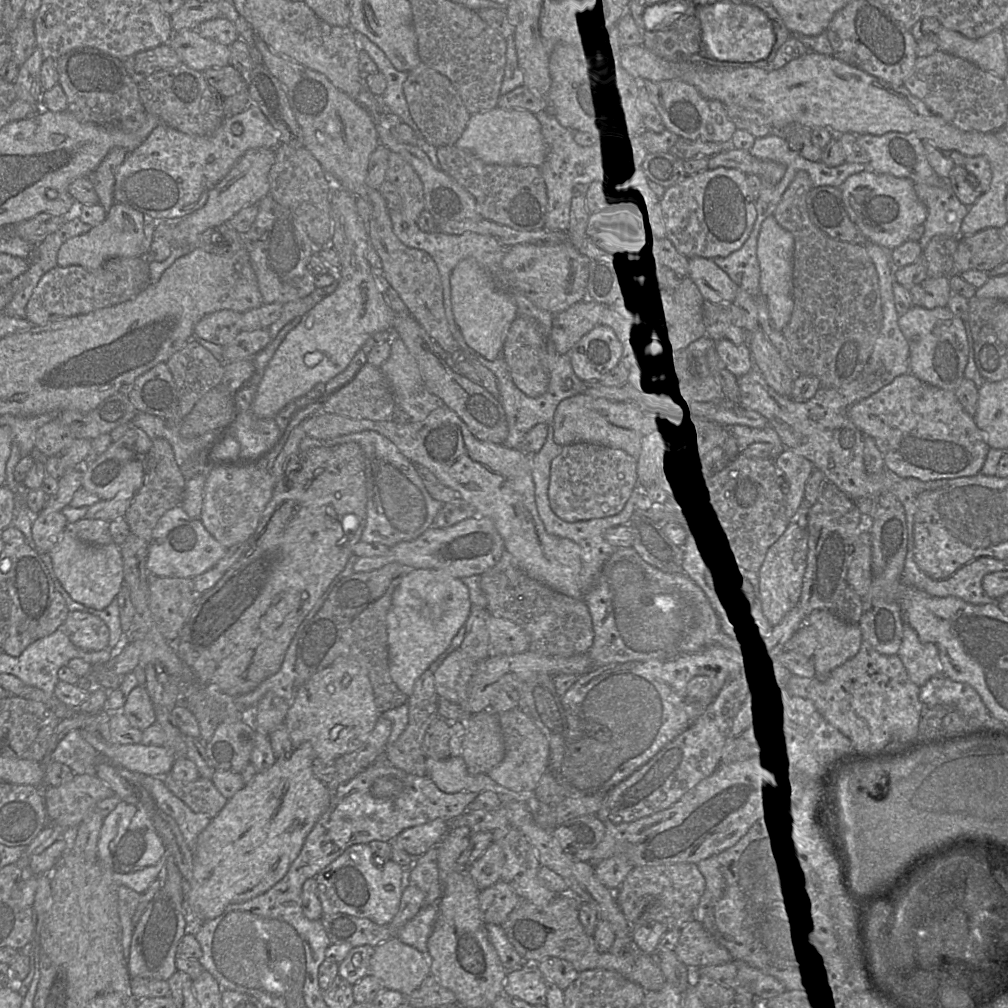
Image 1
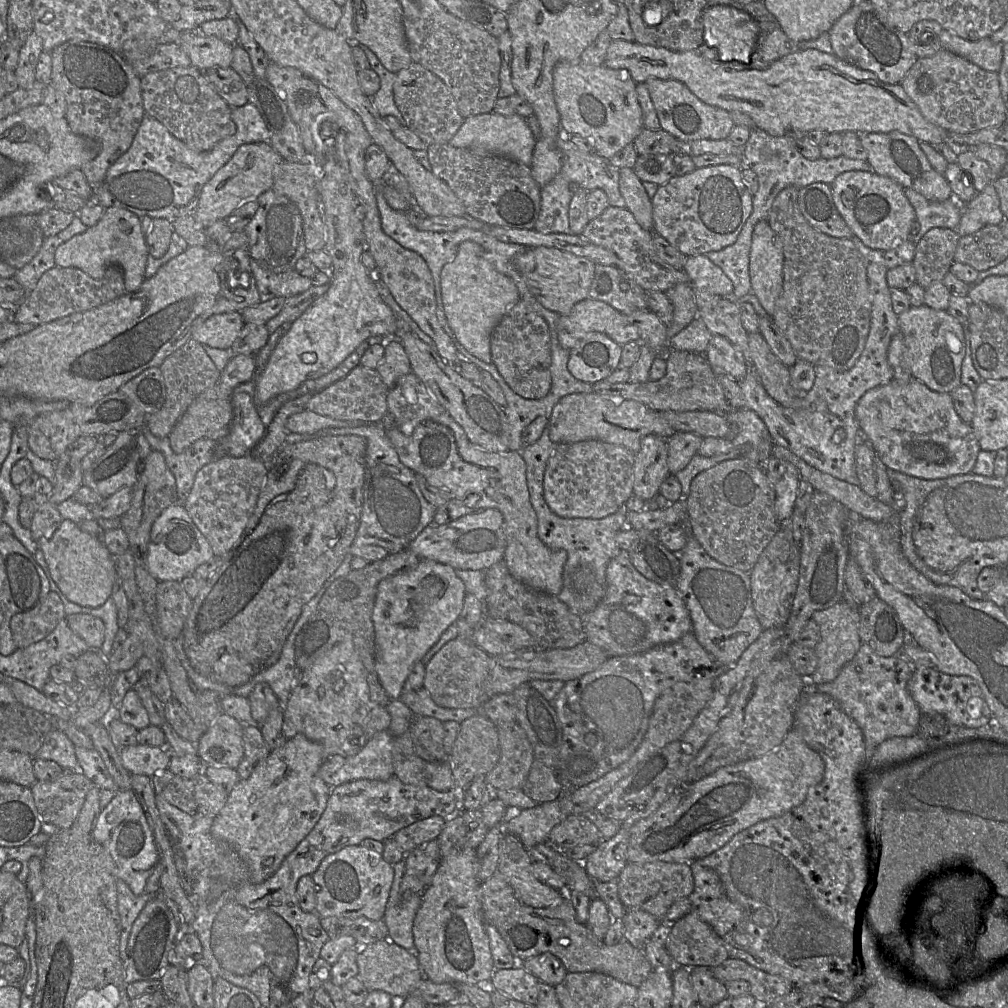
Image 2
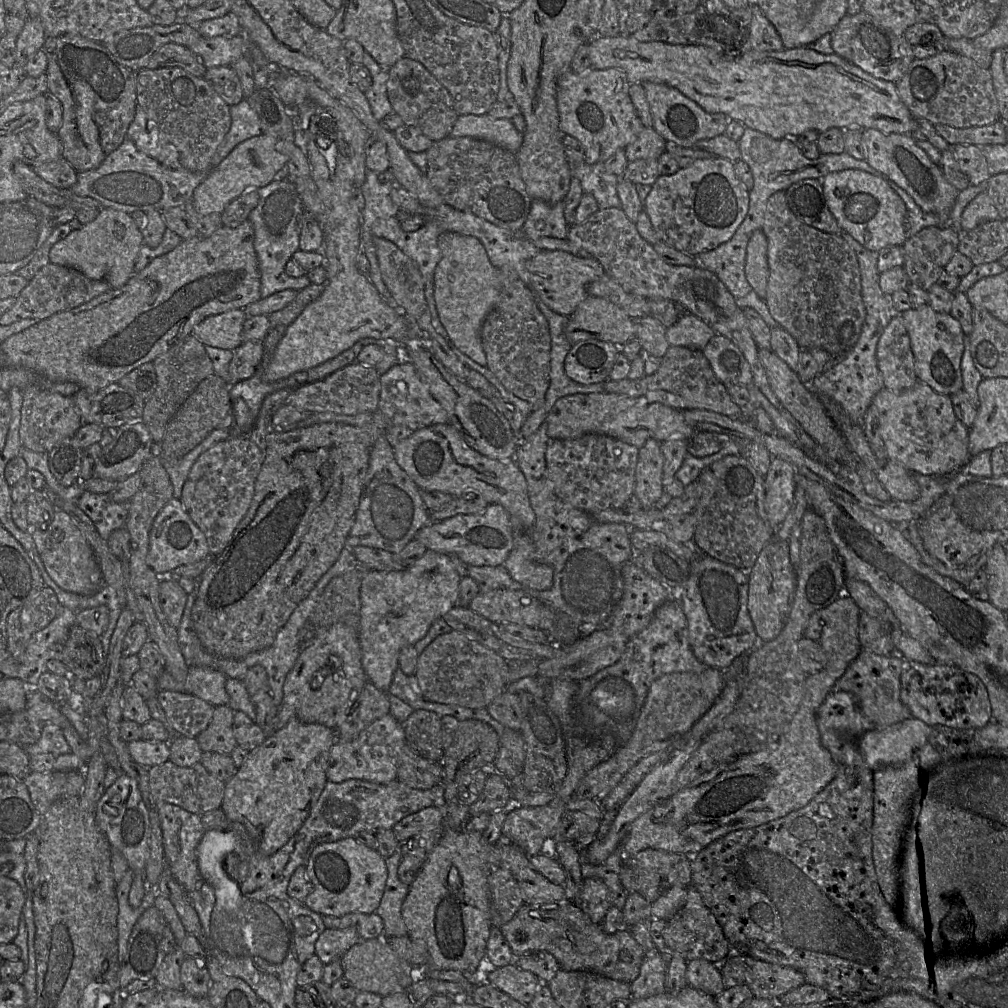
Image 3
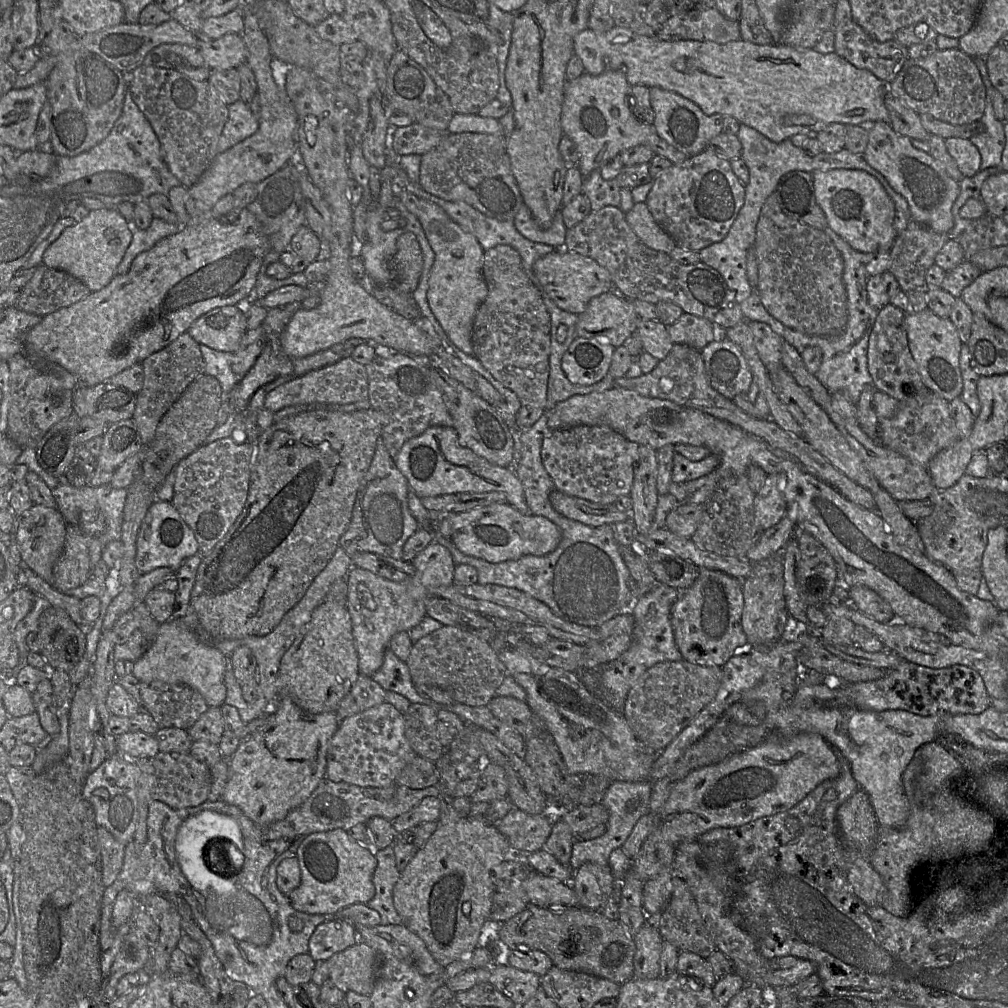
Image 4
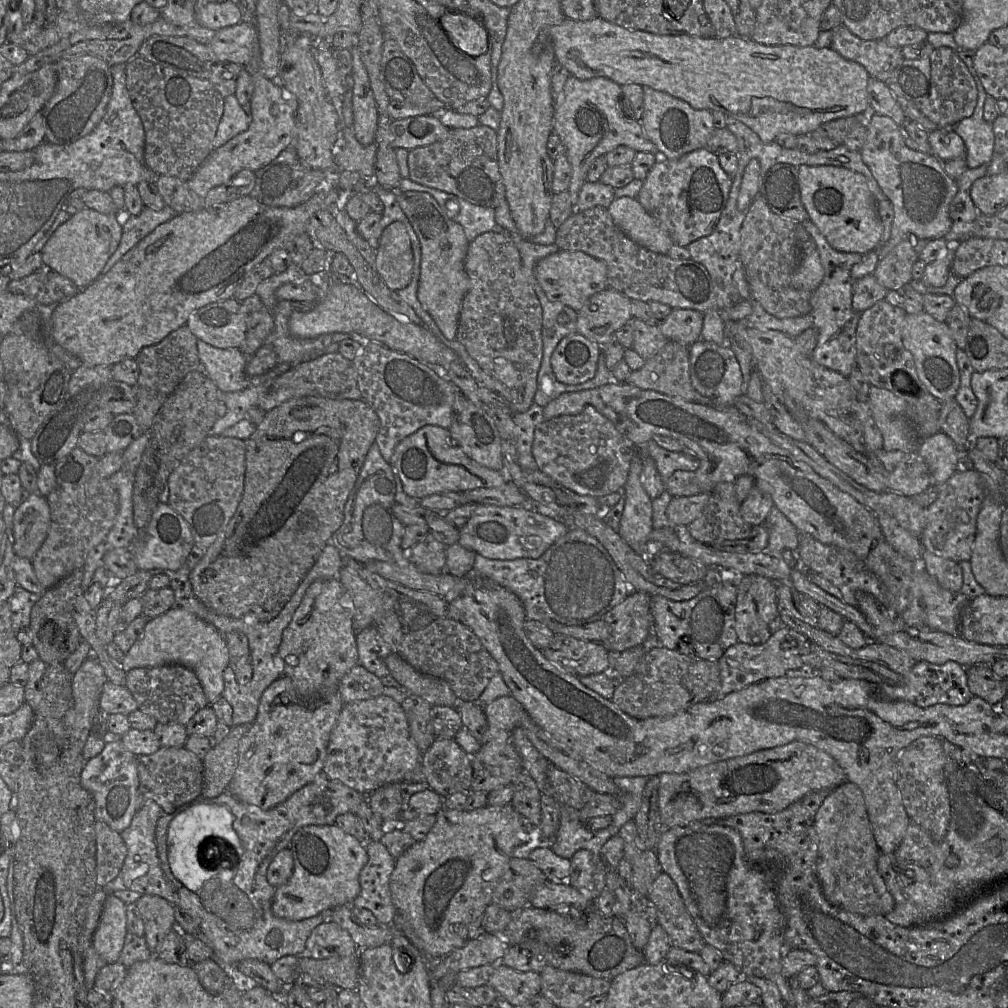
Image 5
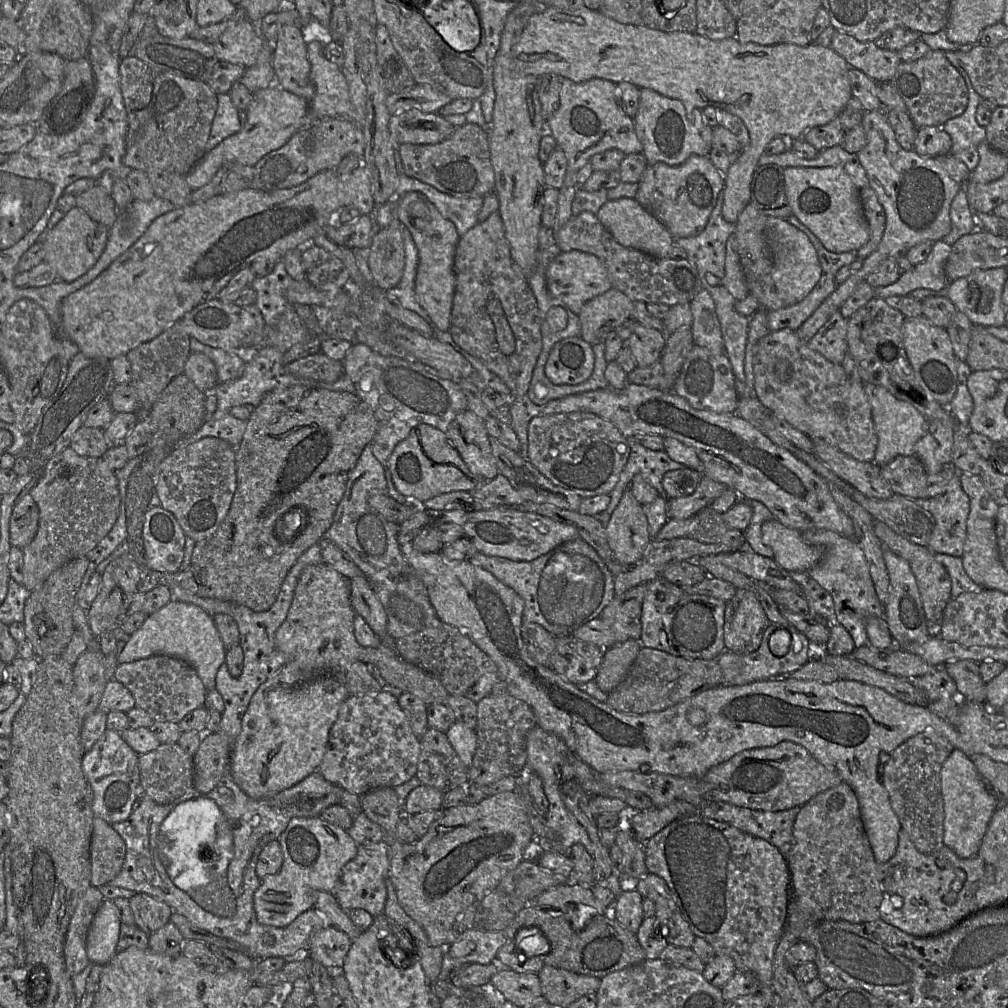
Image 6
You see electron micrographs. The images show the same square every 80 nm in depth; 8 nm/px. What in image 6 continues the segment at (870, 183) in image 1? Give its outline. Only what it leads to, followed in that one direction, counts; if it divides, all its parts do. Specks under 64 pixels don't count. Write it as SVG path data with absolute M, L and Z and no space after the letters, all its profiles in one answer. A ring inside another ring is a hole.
M785 167L785 192L793 215L833 253L856 252L870 237L857 185L841 167Z

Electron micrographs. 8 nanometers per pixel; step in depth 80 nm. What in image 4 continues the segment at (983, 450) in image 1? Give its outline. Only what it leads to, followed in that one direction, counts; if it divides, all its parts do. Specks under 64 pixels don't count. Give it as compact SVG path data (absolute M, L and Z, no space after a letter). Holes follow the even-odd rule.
M928 391L922 399L902 402L892 417L879 421L879 442L927 467L937 453L959 439L949 402L931 391Z

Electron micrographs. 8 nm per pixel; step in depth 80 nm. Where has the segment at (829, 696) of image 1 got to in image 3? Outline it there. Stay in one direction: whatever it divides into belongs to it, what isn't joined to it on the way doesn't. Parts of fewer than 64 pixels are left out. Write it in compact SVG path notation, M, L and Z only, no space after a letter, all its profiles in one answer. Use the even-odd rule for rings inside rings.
M861 649L833 689L849 692L873 727L888 727L912 716L900 699L900 678L905 665L906 660L899 655L882 656Z

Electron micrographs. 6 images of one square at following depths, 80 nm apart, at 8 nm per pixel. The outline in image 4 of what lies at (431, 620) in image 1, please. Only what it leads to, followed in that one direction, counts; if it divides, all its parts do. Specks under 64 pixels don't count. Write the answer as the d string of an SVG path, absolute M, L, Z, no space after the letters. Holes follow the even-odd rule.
M435 540L414 558L412 564L415 574L404 582L388 580L355 565L347 574L347 607L352 618L360 673L372 677L383 664L391 638L398 632L410 631L427 616L427 599L437 597L432 591L454 584L456 564L450 551Z

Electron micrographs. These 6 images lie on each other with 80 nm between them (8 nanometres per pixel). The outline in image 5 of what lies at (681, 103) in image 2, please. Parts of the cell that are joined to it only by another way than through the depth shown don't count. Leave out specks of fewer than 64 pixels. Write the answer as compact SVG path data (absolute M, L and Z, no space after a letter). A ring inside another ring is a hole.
M643 86L644 111L640 119L644 133L657 147L657 153L667 159L677 159L700 148L706 148L715 129L712 111L694 109L687 102L668 93Z

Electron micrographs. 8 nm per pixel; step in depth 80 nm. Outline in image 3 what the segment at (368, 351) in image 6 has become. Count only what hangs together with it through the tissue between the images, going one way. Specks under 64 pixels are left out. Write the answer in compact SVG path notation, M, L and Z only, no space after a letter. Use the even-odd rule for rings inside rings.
M402 360L394 365L386 373L380 375L380 382L378 409L386 418L385 436L393 448L419 429L449 423L448 413L432 396L412 362Z

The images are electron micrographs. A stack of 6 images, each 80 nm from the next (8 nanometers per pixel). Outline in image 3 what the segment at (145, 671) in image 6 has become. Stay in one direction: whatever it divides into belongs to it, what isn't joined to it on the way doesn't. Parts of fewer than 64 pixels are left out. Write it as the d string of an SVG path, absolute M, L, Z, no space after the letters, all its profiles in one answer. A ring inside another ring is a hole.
M159 690L156 698L172 728L185 737L197 738L214 712L214 706L187 692Z

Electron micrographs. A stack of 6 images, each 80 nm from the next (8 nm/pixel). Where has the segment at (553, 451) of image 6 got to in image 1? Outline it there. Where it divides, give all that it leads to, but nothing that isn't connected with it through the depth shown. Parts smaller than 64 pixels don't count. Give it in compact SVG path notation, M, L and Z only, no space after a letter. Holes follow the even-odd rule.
M591 443L567 445L563 446L561 453L551 463L549 505L559 518L571 523L606 518L623 510L637 485L637 459L626 452Z

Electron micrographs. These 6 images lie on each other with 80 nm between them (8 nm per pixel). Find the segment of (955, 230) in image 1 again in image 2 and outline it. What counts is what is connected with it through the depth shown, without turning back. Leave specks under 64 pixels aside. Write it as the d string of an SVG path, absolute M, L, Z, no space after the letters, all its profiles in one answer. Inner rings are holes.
M904 188L904 193L915 210L916 222L920 226L917 235L911 235L910 229L908 240L915 243L919 242L923 235L932 228L956 230L964 212L964 207L967 205L954 193L944 201L928 200L910 188Z

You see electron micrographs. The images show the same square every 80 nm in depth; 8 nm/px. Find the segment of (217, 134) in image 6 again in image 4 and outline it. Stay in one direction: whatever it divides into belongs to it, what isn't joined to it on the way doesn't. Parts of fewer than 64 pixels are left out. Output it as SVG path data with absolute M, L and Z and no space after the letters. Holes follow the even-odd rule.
M238 99L228 105L228 119L219 138L217 154L255 134L258 128L258 117L246 102Z

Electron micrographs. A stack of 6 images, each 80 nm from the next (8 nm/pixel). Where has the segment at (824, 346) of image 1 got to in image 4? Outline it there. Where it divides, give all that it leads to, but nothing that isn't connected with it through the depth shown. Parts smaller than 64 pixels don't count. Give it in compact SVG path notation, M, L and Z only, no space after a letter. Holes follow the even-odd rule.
M776 190L766 198L761 208L753 246L758 263L755 291L770 315L789 328L808 335L836 337L845 332L848 308L842 254L823 230L787 216L781 209Z

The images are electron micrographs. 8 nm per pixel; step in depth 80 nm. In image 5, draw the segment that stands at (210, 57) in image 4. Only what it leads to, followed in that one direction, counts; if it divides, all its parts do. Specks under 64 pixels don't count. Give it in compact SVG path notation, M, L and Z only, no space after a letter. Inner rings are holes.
M241 21L217 30L209 46L216 57L216 63L228 62L245 67L254 56L256 41L254 23Z

